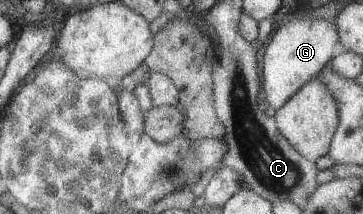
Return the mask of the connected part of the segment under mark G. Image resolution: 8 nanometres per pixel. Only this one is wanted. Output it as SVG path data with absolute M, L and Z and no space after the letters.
M313 16L293 17L277 28L273 38L269 38L269 43L263 48L261 91L268 105L274 110L279 109L305 83L312 81L332 59L333 46L338 39L333 20L316 19Z

